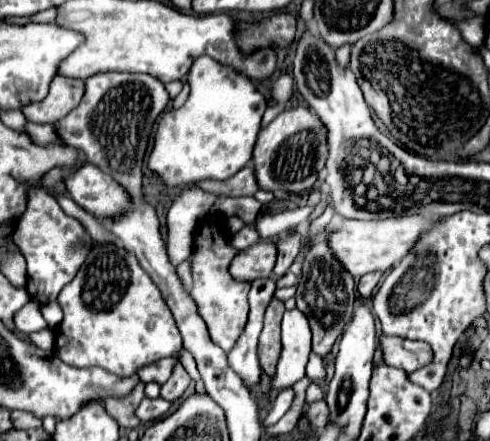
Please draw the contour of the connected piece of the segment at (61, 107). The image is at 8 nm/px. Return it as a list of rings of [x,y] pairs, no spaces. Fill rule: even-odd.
[[[55,76],[51,80],[47,98],[43,98],[43,102],[33,102],[31,106],[23,106],[21,112],[29,122],[55,124],[81,102],[83,90],[85,90],[83,80]]]

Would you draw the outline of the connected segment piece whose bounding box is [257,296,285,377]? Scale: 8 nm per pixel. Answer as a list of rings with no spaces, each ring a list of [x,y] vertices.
[[[273,296],[265,310],[265,326],[259,336],[257,350],[261,350],[261,354],[257,356],[259,356],[259,364],[263,372],[269,377],[275,374],[275,366],[281,354],[281,310],[285,310],[283,300]]]

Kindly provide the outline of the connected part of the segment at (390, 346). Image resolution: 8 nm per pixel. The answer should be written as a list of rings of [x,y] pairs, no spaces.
[[[379,336],[379,348],[383,352],[383,362],[405,372],[415,372],[433,360],[433,352],[425,342],[407,340],[399,336]]]

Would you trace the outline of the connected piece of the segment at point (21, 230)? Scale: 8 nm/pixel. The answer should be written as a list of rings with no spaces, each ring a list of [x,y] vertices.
[[[31,190],[29,204],[25,214],[19,218],[13,242],[19,246],[21,254],[27,260],[27,292],[31,302],[47,304],[57,300],[59,292],[65,284],[69,284],[79,266],[87,258],[87,250],[93,246],[91,236],[83,228],[83,224],[71,216],[67,216],[55,198],[51,198],[45,190]]]

